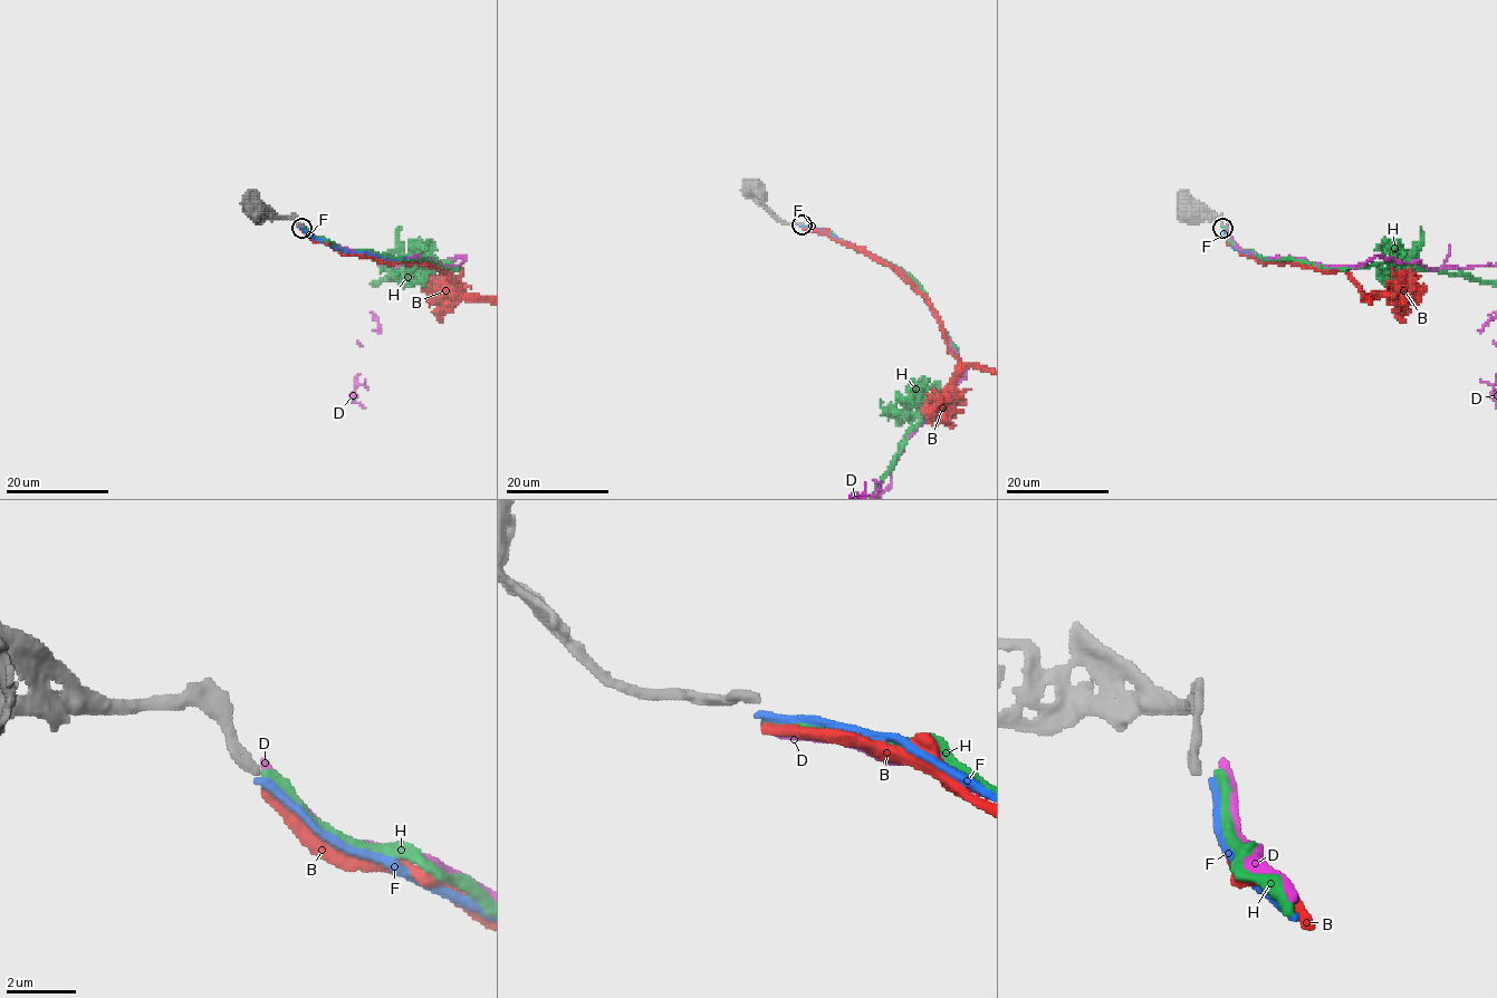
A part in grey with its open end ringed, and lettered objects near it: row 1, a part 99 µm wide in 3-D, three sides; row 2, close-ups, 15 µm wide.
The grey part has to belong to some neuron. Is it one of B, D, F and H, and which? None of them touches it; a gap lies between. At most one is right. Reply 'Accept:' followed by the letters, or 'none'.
Accept: H

